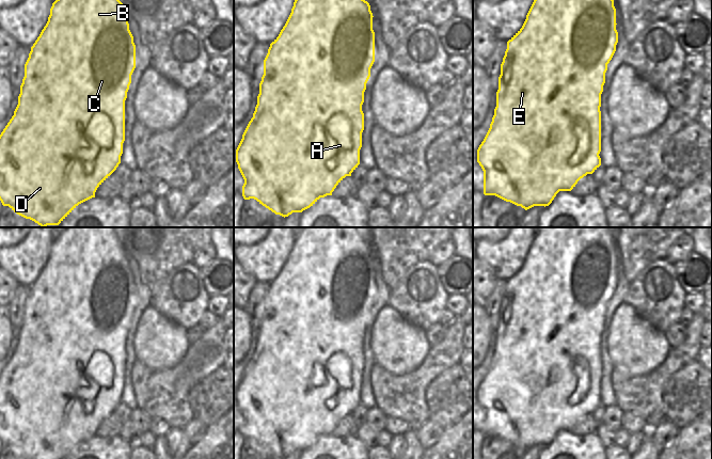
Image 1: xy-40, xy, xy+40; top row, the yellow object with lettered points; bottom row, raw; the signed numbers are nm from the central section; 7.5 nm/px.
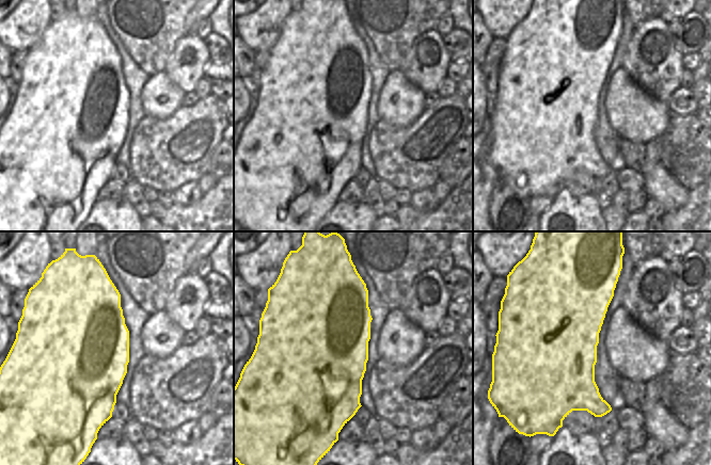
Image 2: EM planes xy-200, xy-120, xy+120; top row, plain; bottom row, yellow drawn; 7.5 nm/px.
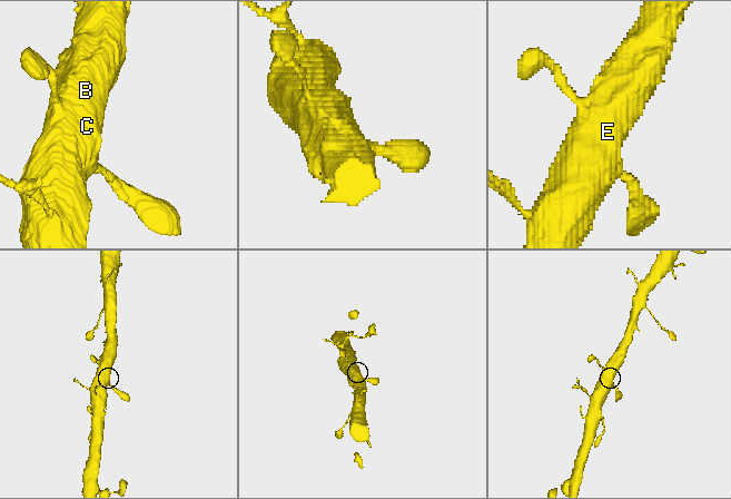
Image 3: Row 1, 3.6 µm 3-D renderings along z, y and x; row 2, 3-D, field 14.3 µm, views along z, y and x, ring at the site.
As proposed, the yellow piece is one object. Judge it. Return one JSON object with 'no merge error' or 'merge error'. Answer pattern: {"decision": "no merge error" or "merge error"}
{"decision": "no merge error"}

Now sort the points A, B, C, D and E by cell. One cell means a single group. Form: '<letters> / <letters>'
A B C D E

